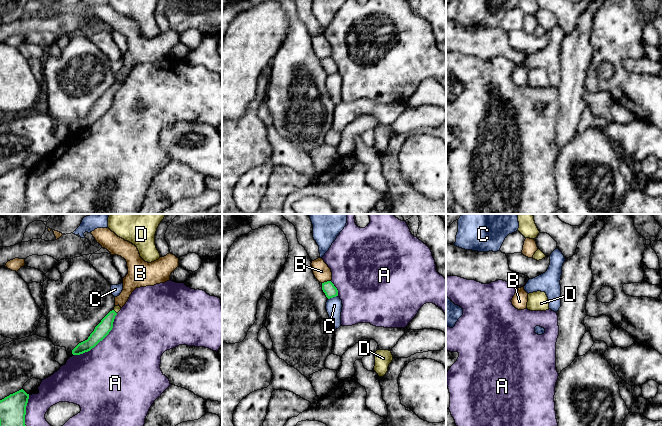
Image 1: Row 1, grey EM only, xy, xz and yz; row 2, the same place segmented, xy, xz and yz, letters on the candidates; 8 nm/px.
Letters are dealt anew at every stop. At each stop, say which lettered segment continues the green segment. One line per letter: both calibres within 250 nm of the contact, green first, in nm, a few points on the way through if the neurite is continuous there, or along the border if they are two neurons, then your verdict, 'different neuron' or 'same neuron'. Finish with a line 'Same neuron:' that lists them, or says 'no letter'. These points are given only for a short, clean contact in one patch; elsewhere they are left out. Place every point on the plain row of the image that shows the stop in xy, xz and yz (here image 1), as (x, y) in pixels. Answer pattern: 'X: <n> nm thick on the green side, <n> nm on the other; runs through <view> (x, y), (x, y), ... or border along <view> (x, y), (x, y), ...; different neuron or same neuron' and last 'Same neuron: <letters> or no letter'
A: 110 nm thick on the green side, 500 nm on the other; different neuron
B: 100 nm thick on the green side, 140 nm on the other; border along xz (330, 56), (322, 59); different neuron
C: 100 nm thick on the green side, 130 nm on the other; different neuron
D: 110 nm thick on the green side, 50 nm on the other; runs through xy (105, 102), (108, 95), (115, 88), (117, 84); same neuron
Same neuron: D

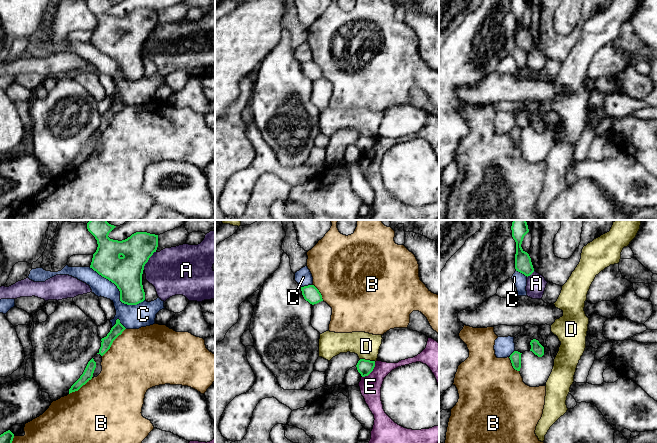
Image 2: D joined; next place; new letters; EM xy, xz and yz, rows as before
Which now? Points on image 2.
A: 260 nm thick on the green side, 380 nm on the other; different neuron
B: 90 nm thick on the green side, 500 nm on the other; border along xy (125, 104), (102, 132); different neuron
C: 260 nm thick on the green side, 190 nm on the other; different neuron
D: 120 nm thick on the green side, 200 nm on the other; border along xz (360, 134), (375, 137); different neuron
E: 120 nm thick on the green side, 180 nm on the other; different neuron
Same neuron: no letter

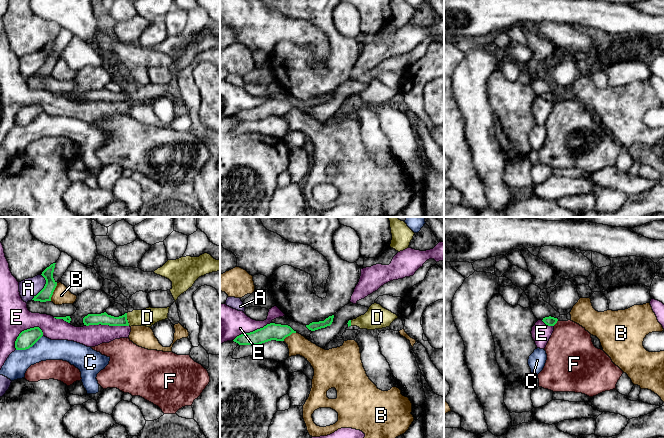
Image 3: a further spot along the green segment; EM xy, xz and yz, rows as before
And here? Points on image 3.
A: 100 nm thick on the green side, 160 nm on the other; different neuron
B: 100 nm thick on the green side, 140 nm on the other; different neuron
C: 140 nm thick on the green side, 190 nm on the other; different neuron
D: 100 nm thick on the green side, 150 nm on the other; runs through xy (95, 95), (126, 95), (147, 93); same neuron
E: 140 nm thick on the green side, 240 nm on the other; different neuron
F: 80 nm thick on the green side, 380 nm on the other; different neuron
Same neuron: D

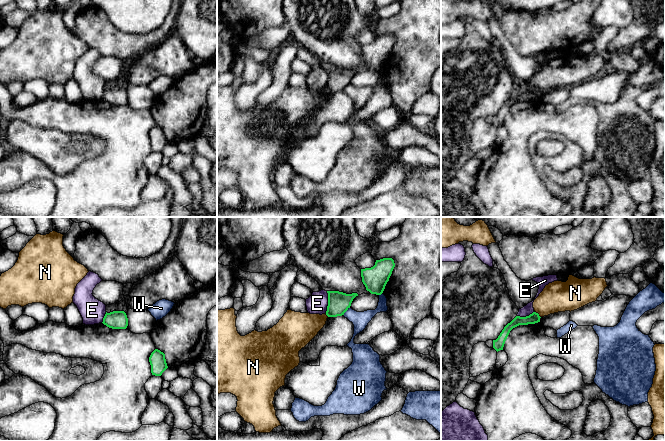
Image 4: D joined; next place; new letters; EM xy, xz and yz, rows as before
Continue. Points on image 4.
E: 180 nm thick on the green side, 170 nm on the other; border along xz (327, 67), (327, 86), (325, 88); different neuron
N: 90 nm thick on the green side, 240 nm on the other; border along yz (535, 87), (540, 93); different neuron
W: 180 nm thick on the green side, 140 nm on the other; different neuron
Same neuron: no letter

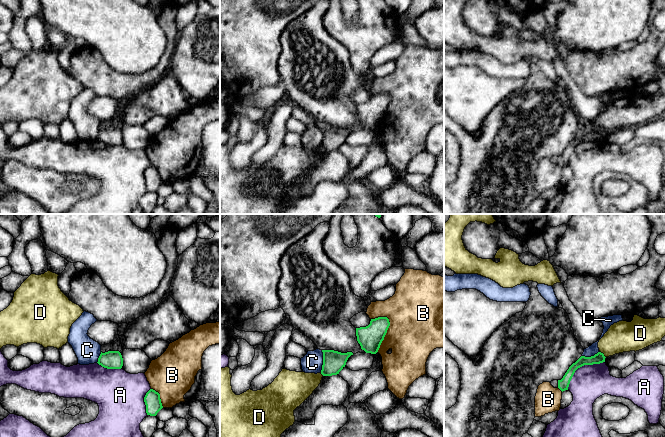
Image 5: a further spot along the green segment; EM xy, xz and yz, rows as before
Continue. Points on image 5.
A: 90 nm thick on the green side, 280 nm on the other; different neuron
B: 190 nm thick on the green side, 420 nm on the other; different neuron
C: 180 nm thick on the green side, 170 nm on the other; border along xz (322, 126), (322, 145), (320, 147); different neuron
D: 90 nm thick on the green side, 240 nm on the other; border along yz (600, 127), (605, 133); different neuron
Same neuron: no letter

